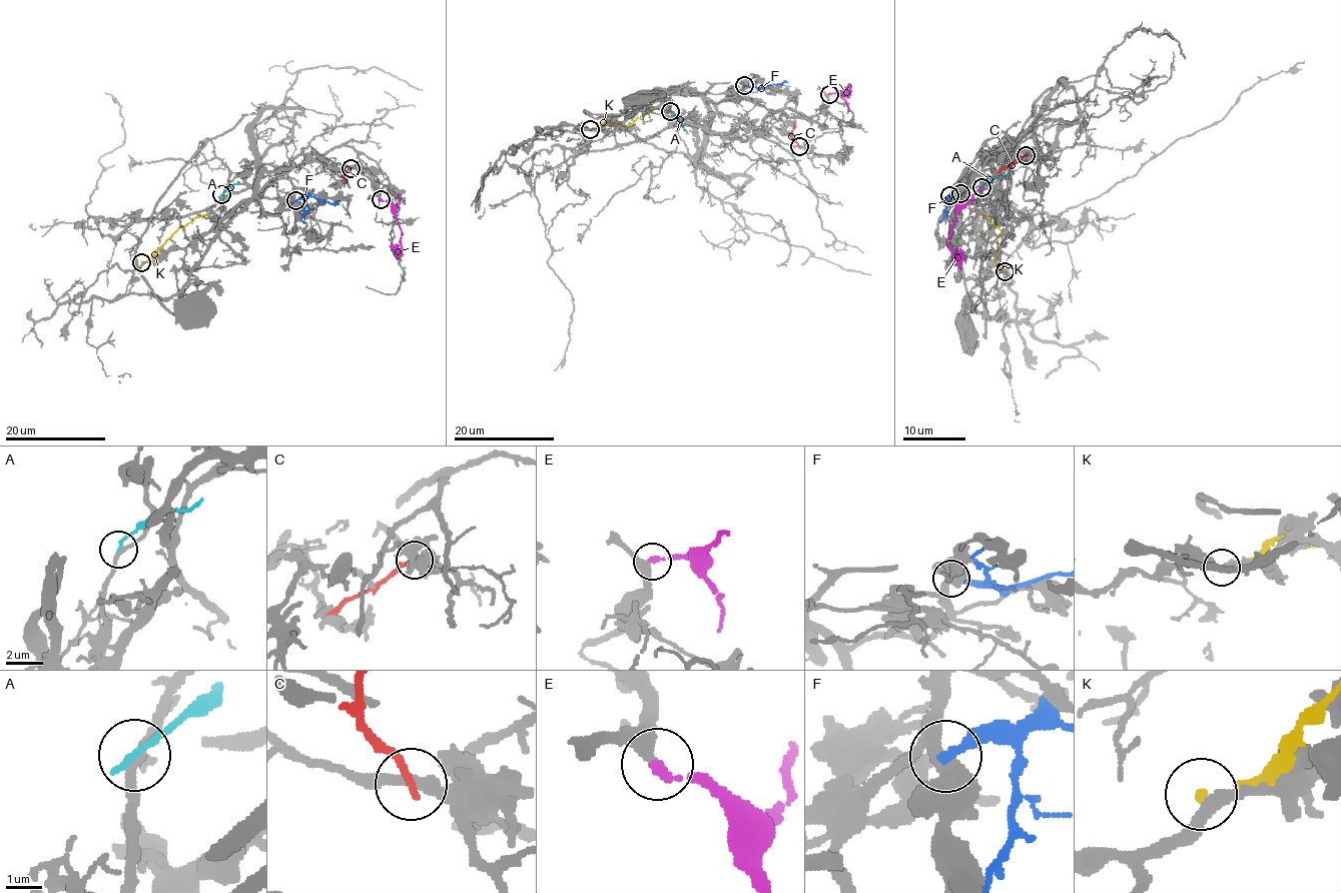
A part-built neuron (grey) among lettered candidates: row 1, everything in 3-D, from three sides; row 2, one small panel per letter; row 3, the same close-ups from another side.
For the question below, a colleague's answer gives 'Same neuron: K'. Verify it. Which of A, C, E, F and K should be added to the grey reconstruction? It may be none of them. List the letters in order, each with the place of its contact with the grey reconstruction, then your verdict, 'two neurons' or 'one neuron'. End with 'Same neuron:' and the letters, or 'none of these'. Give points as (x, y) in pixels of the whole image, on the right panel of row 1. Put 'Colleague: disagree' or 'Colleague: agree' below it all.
A: meets grey at (981, 187); two neurons
C: meets grey at (1026, 155); two neurons
E: meets grey at (960, 193); one neuron
F: meets grey at (949, 195); two neurons
K: meets grey at (1004, 271); two neurons
Same neuron: E
Colleague: disagree

